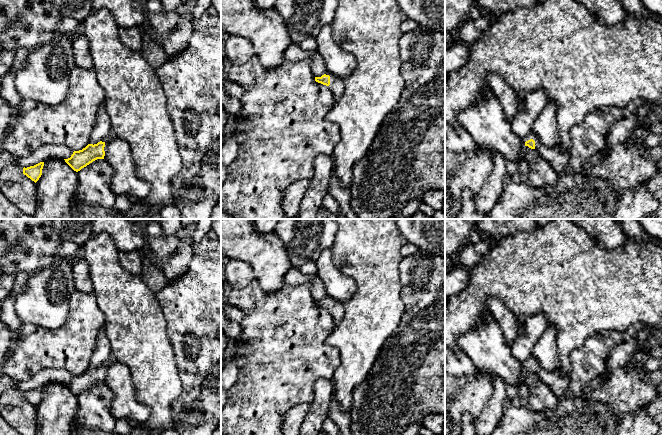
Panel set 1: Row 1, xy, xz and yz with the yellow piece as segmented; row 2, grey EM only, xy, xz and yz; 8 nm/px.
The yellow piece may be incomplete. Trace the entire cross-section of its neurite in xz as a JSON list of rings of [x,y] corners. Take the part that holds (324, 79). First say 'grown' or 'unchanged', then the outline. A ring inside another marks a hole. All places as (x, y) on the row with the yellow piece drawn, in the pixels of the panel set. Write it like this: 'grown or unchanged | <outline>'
grown | [[[327,72],[321,77],[315,77],[315,81],[326,85],[332,92],[336,102],[340,99],[345,90],[343,81],[330,72]]]

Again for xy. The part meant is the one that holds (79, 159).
grown | [[[112,131],[107,137],[97,144],[88,144],[79,151],[74,151],[70,158],[64,159],[65,162],[76,172],[86,167],[97,159],[104,159],[108,143],[115,137]]]

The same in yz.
grown | [[[532,131],[522,139],[521,154],[528,148],[535,149],[552,166],[556,174],[560,173],[569,162],[568,152],[561,152],[558,147],[542,144]]]

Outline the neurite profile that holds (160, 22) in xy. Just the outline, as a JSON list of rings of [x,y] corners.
[[[147,0],[144,8],[146,12],[144,27],[158,39],[163,39],[181,22],[181,17],[176,10],[166,10],[160,0]]]

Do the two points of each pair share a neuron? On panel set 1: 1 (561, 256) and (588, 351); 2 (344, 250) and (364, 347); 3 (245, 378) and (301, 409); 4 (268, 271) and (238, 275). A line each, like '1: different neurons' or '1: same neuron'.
1: different neurons
2: same neuron
3: different neurons
4: different neurons

